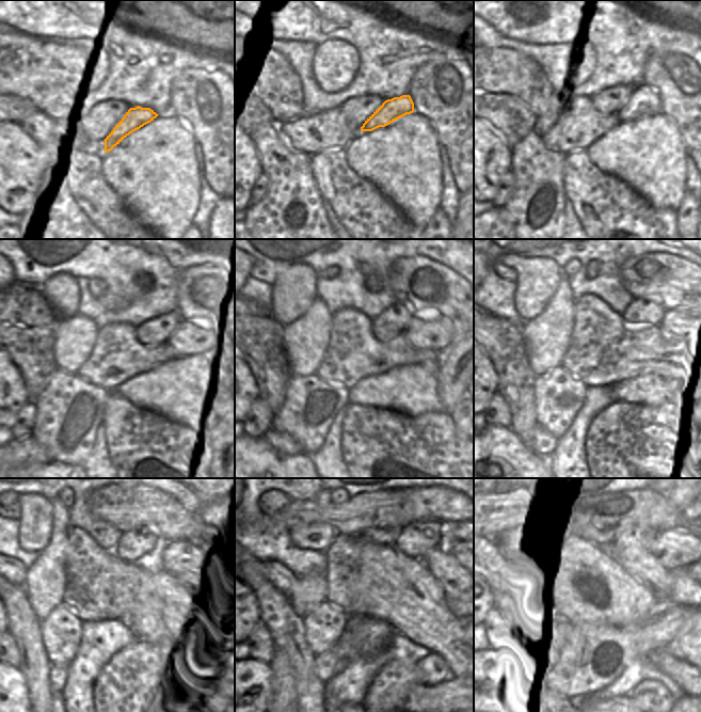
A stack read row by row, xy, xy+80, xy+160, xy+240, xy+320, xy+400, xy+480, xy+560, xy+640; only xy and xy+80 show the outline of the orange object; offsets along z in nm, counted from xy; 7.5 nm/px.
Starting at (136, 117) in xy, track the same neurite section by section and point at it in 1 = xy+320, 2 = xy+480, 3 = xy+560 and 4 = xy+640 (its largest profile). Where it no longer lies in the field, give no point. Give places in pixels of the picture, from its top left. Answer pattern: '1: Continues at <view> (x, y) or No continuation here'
1: Continues at xy+320 (420, 334)
2: Continues at xy+480 (192, 559)
3: Continues at xy+560 (444, 566)
4: Continues at xy+640 (690, 571).

